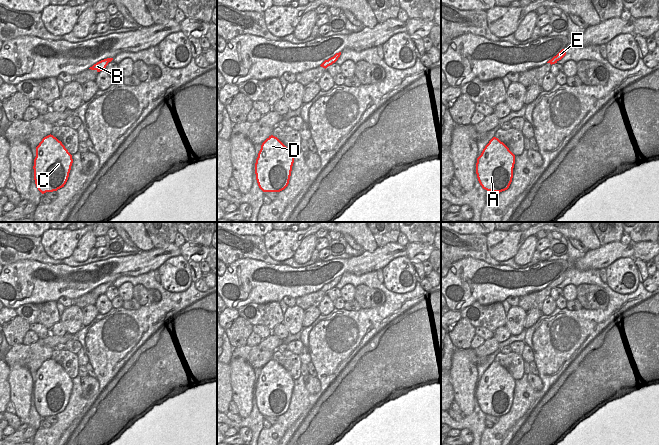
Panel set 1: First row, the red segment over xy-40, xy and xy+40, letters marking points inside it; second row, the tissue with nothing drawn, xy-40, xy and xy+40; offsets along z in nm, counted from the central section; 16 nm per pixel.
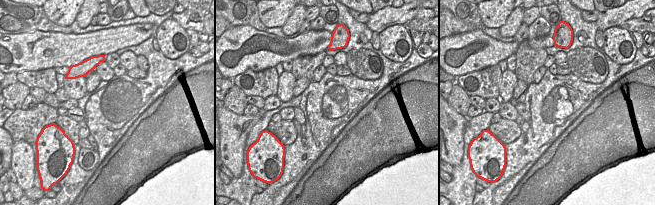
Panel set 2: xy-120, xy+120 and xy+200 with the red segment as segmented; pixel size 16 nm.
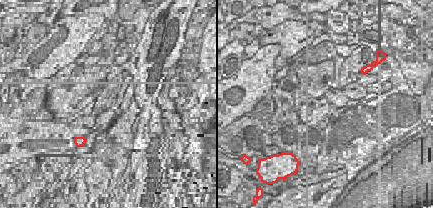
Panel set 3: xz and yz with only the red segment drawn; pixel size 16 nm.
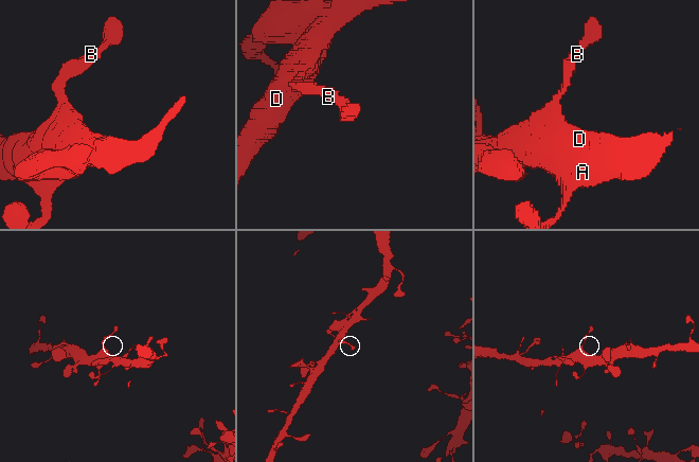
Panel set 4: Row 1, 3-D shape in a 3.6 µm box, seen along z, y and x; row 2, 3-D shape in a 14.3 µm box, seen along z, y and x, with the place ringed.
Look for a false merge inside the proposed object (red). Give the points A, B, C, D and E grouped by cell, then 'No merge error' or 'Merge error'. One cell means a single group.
Groups: A B C D E. No merge error

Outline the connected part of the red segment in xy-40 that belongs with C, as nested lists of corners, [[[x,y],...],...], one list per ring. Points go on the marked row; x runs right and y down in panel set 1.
[[[51,134],[44,137],[36,147],[33,166],[34,180],[38,190],[44,194],[64,187],[72,163],[72,155],[61,141]]]

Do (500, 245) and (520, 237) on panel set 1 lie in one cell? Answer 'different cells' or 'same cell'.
same cell

